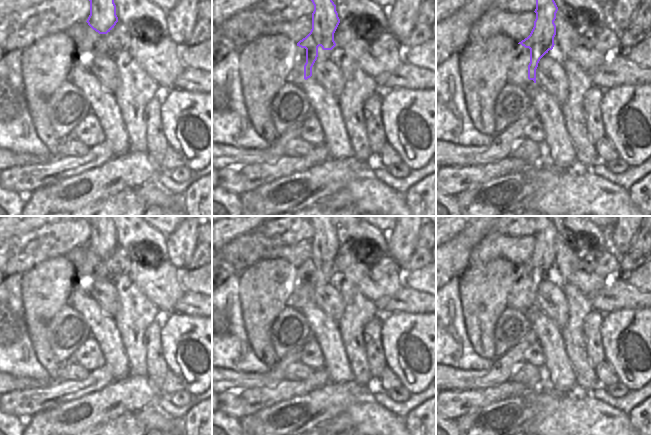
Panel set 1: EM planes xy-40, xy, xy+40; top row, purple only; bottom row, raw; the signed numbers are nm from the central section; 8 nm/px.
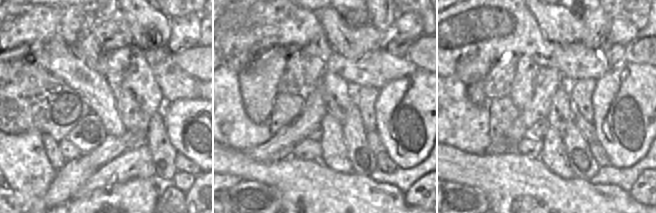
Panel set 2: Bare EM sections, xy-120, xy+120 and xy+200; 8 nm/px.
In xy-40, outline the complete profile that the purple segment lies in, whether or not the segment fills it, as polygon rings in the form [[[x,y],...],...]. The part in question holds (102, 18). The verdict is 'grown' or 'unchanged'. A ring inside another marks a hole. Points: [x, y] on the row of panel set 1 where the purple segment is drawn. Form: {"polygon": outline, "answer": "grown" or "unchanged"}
{"polygon": [[[114,0],[89,1],[90,15],[86,22],[99,34],[107,34],[118,22]]], "answer": "unchanged"}

